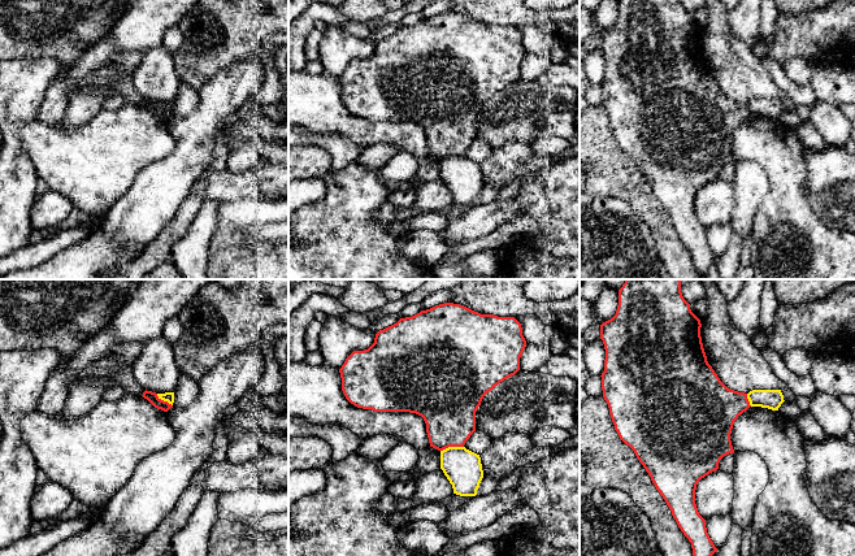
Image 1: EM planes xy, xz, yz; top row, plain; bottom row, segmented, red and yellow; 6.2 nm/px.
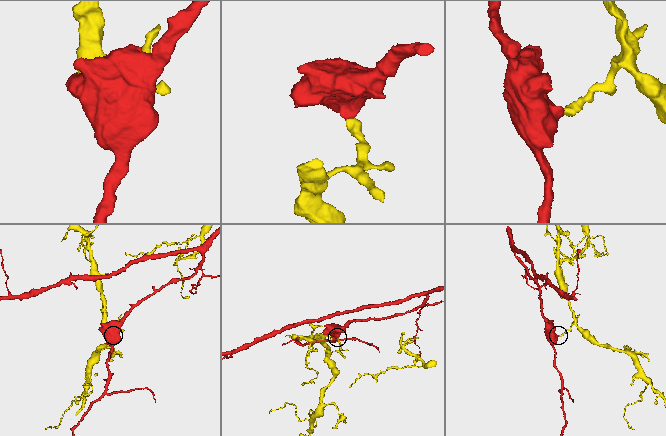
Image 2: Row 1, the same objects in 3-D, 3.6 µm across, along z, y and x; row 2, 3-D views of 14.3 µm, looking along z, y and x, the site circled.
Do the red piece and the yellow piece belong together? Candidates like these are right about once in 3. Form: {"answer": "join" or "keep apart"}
{"answer": "keep apart"}

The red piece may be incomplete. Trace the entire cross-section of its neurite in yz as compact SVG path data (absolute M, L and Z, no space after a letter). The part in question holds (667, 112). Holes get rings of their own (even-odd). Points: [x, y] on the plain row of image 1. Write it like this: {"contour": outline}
{"contour": "M619 0L616 23L600 34L600 48L606 58L600 86L615 139L651 186L678 236L691 252L696 274L703 278L717 257L695 213L696 194L719 178L724 165L734 162L730 149L734 130L751 114L747 103L728 97L708 73L700 36L700 29L691 21L681 0Z"}

